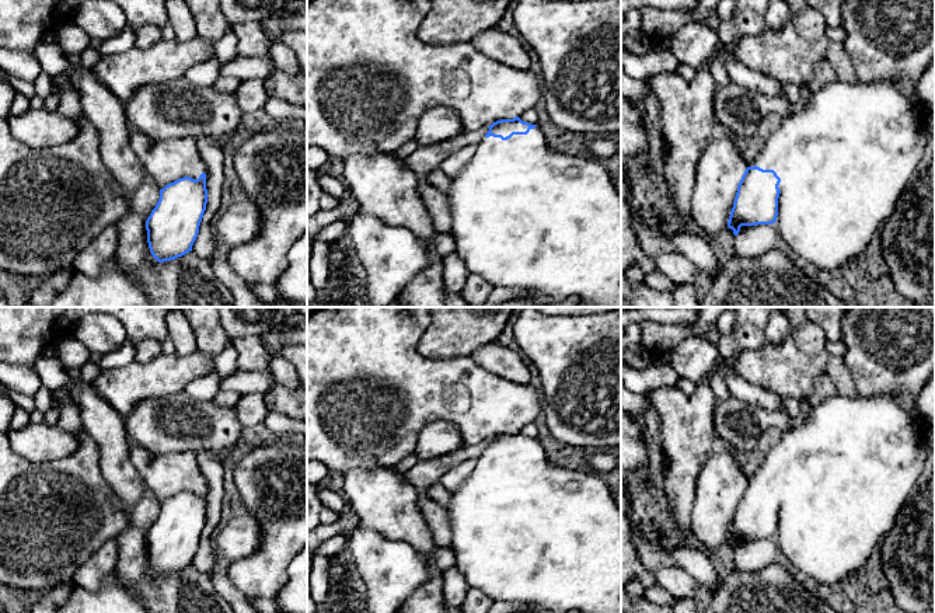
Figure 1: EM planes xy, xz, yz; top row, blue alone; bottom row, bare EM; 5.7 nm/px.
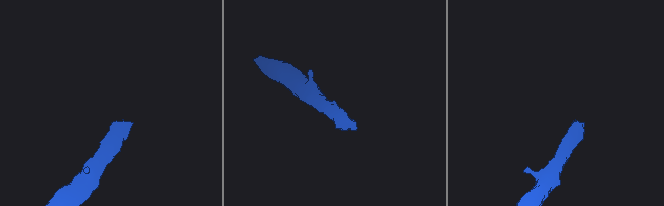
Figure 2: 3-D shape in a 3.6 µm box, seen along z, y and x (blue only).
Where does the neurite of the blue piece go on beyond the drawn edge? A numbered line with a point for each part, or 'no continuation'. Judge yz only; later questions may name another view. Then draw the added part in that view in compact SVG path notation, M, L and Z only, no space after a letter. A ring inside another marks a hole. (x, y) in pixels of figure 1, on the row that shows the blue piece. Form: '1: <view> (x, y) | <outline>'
1: yz (844, 160) | M861 80L828 83L807 100L799 114L782 118L749 167L774 170L781 178L775 226L788 251L823 271L840 268L862 252L879 236L924 154L924 121L925 105L917 95L907 98L892 83Z

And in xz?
1: xz (524, 216) | M538 125L530 129L527 135L513 135L507 140L493 136L484 137L477 144L477 153L472 160L451 178L447 201L453 216L450 234L456 240L458 255L463 258L470 274L479 275L493 286L541 292L554 302L578 296L580 302L586 302L592 307L621 307L621 194L600 163L551 150Z

